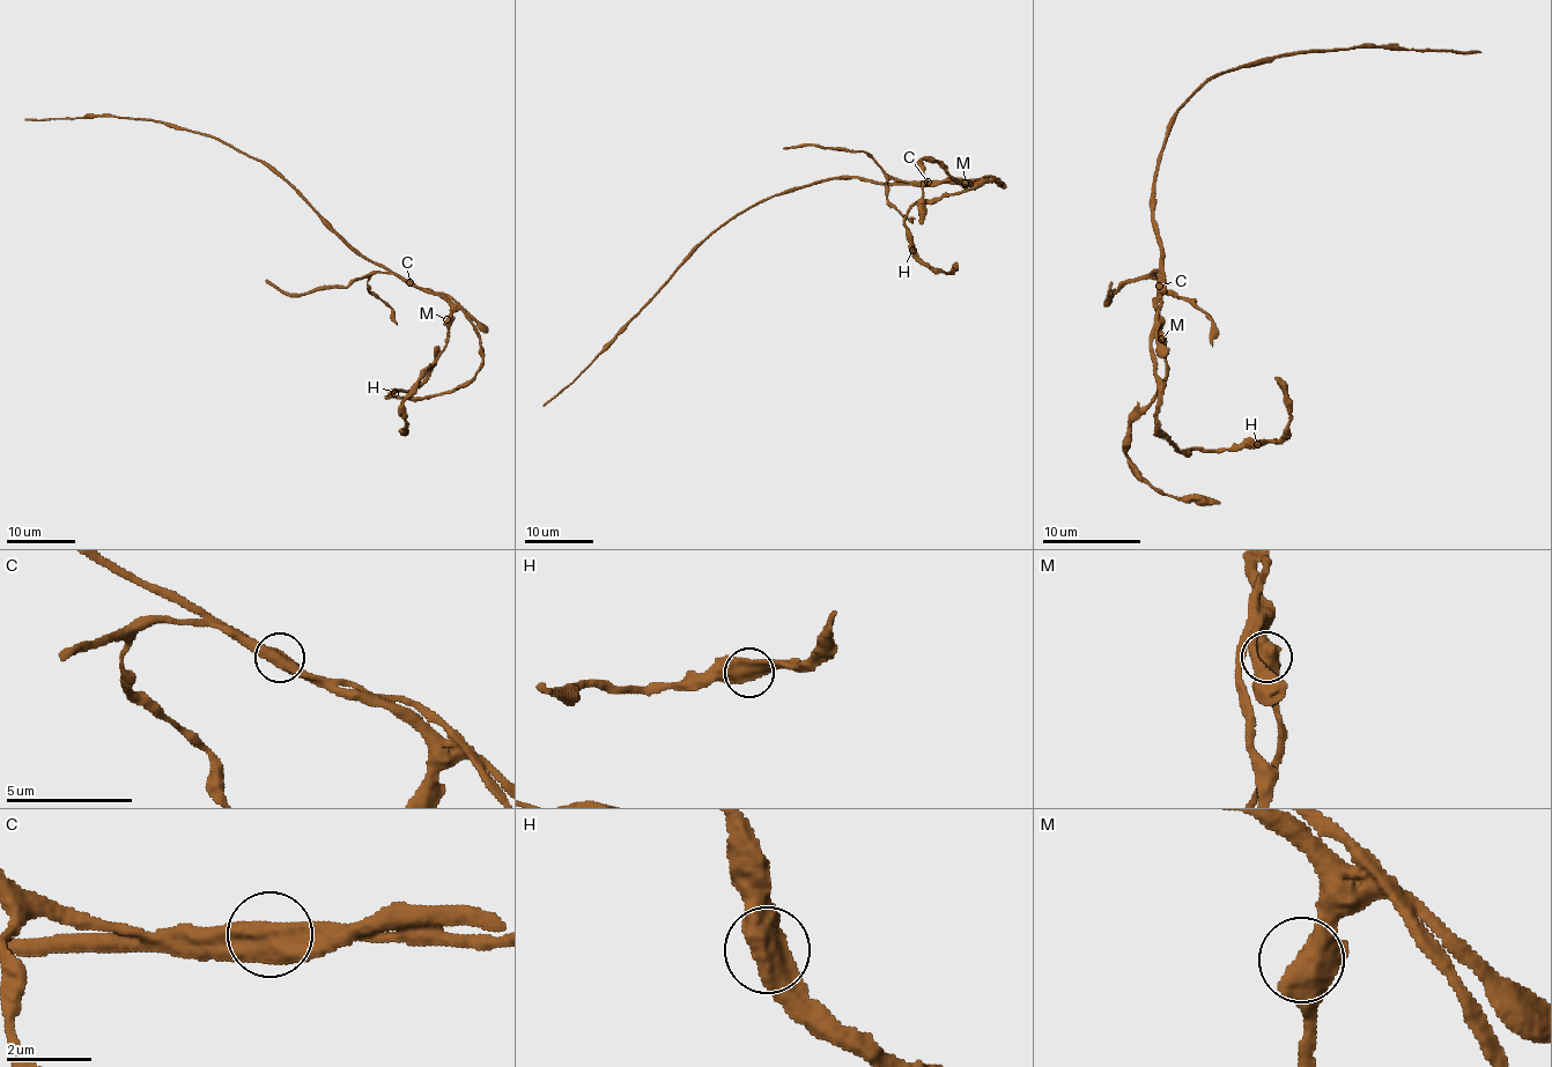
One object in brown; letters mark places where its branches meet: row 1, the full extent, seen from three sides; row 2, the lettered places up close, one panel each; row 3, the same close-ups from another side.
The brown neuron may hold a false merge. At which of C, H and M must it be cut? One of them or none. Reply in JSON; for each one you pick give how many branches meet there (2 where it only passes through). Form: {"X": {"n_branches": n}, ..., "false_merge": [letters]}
{"C": {"n_branches": 2}, "false_merge": ["C"]}

